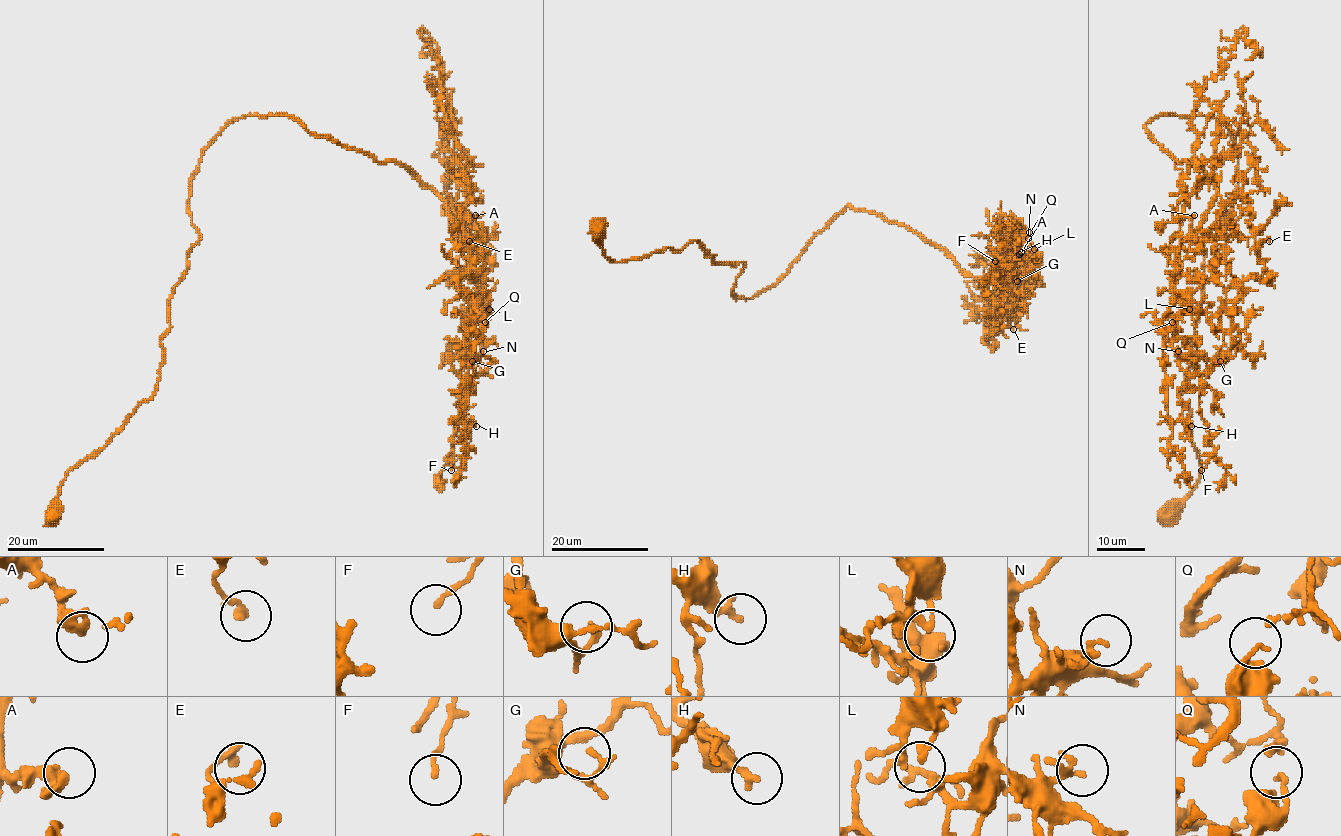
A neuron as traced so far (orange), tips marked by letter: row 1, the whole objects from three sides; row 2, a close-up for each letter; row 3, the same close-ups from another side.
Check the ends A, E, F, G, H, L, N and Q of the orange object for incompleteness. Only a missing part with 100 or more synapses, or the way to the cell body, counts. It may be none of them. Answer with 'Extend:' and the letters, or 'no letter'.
Extend: A

